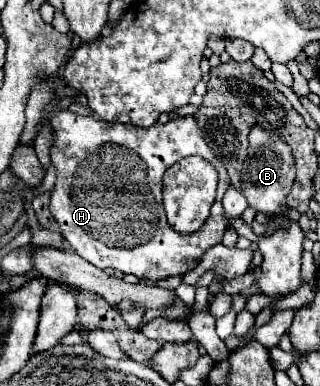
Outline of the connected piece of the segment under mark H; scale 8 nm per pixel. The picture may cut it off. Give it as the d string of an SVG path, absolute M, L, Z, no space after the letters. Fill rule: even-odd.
M60 110L52 114L50 124L54 138L50 160L56 168L50 212L78 256L98 268L116 268L124 274L160 280L196 268L202 254L222 242L226 216L220 200L228 188L228 172L214 152L208 150L192 116L170 118L166 124L156 122L156 126L138 128ZM194 154L212 162L216 168L218 198L210 218L196 234L176 234L168 226L162 208L162 176L174 162Z

